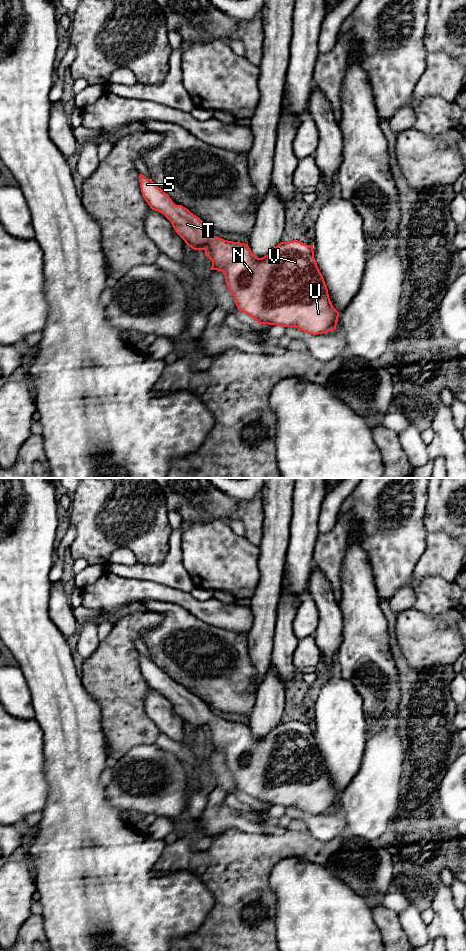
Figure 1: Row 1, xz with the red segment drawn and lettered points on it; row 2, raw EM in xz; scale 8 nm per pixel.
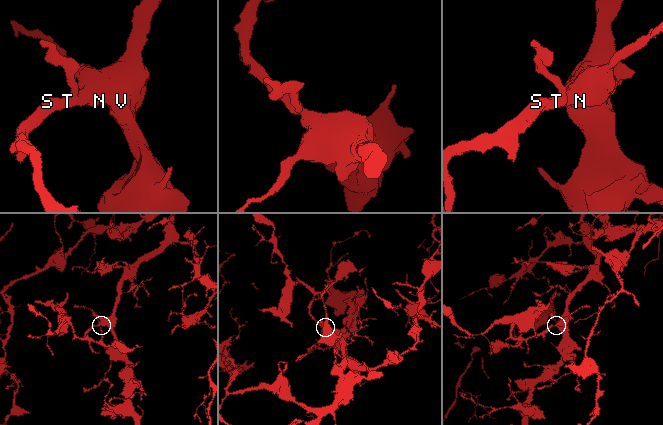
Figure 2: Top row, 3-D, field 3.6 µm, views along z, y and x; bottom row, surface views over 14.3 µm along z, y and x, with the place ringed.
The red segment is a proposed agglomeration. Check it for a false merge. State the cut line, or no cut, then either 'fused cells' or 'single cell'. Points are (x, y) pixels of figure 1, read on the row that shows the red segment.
cut none; single cell

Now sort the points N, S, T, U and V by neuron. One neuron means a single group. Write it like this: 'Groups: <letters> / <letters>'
Groups: N S T U V

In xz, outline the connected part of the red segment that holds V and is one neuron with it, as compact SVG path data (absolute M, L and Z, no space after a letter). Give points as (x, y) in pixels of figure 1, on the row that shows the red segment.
M140 174L139 182L142 196L150 208L163 214L189 247L205 251L205 256L212 261L210 270L224 273L227 288L238 310L248 314L260 325L296 327L312 335L336 329L339 312L330 301L327 286L314 258L313 246L298 240L281 242L267 255L258 258L248 244L214 236L209 225L182 205L175 205L152 179Z

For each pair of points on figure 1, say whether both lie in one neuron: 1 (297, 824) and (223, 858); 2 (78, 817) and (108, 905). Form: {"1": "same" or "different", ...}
{"1": "different", "2": "same"}

